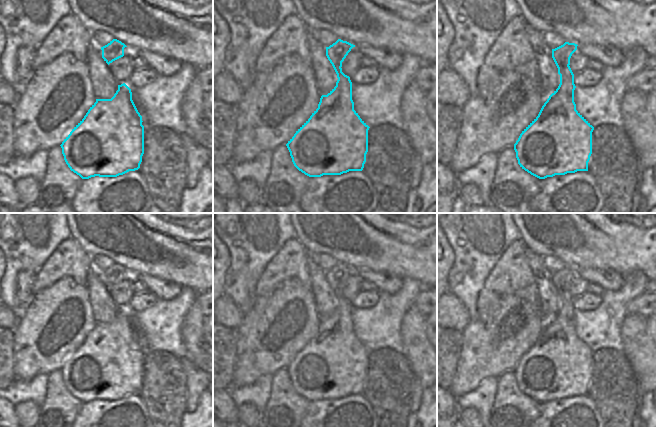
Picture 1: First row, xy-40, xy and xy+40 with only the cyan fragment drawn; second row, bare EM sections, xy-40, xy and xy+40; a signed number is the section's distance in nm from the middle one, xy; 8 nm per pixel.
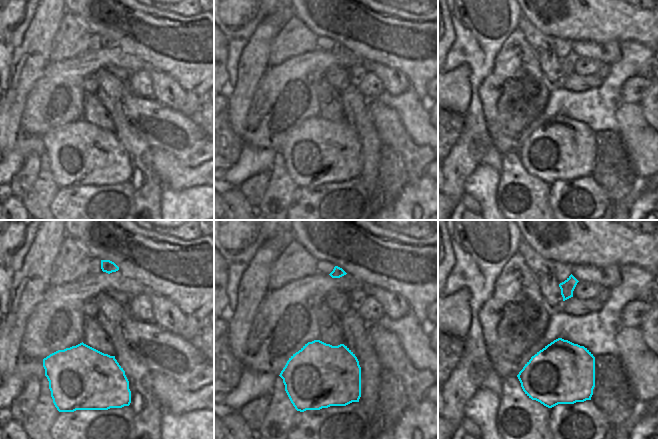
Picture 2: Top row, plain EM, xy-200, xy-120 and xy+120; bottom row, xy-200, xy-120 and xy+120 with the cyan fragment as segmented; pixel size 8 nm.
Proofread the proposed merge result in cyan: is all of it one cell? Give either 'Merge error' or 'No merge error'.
Merge error.

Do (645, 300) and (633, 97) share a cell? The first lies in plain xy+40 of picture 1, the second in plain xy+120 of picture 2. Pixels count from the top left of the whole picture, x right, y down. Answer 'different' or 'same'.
same

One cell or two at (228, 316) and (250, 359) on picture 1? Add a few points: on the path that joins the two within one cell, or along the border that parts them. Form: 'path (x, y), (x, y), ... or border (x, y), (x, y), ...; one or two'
border (244, 315), (236, 329); two

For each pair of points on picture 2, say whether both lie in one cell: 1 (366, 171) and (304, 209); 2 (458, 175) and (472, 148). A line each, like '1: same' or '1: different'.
1: different
2: same

